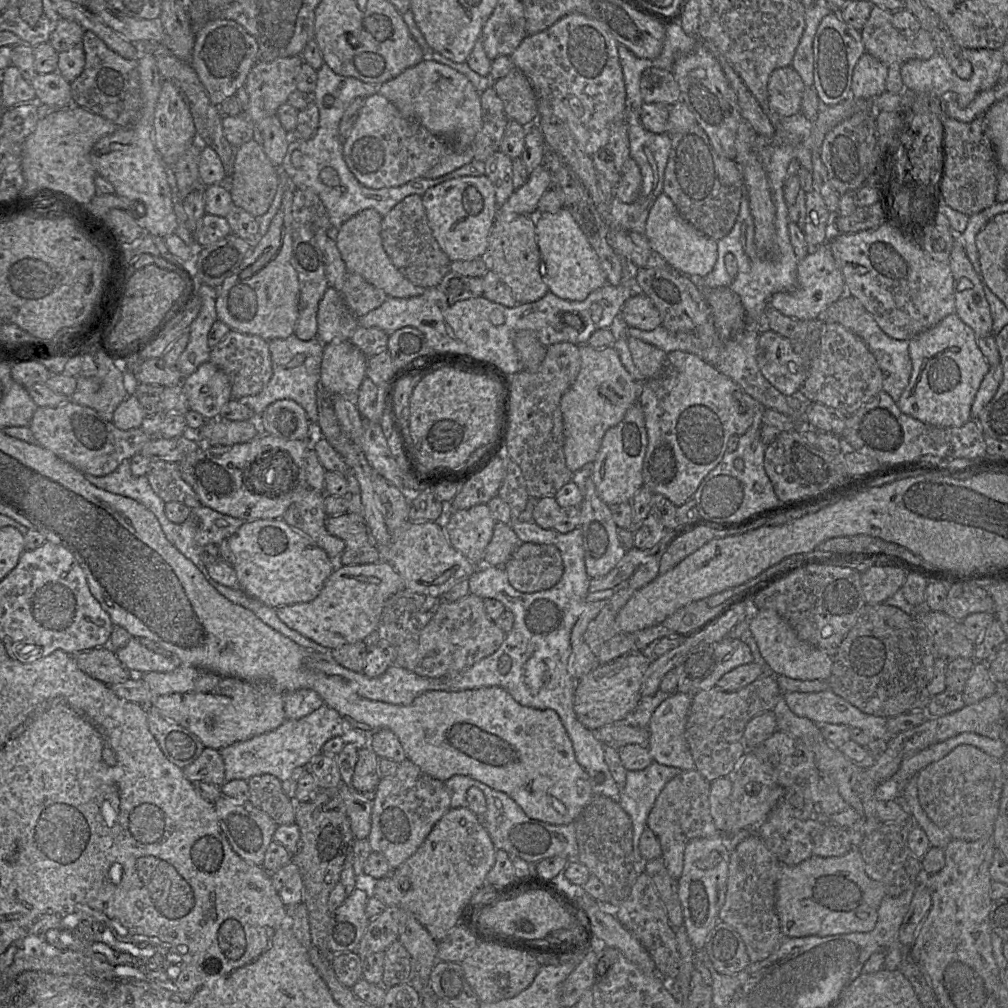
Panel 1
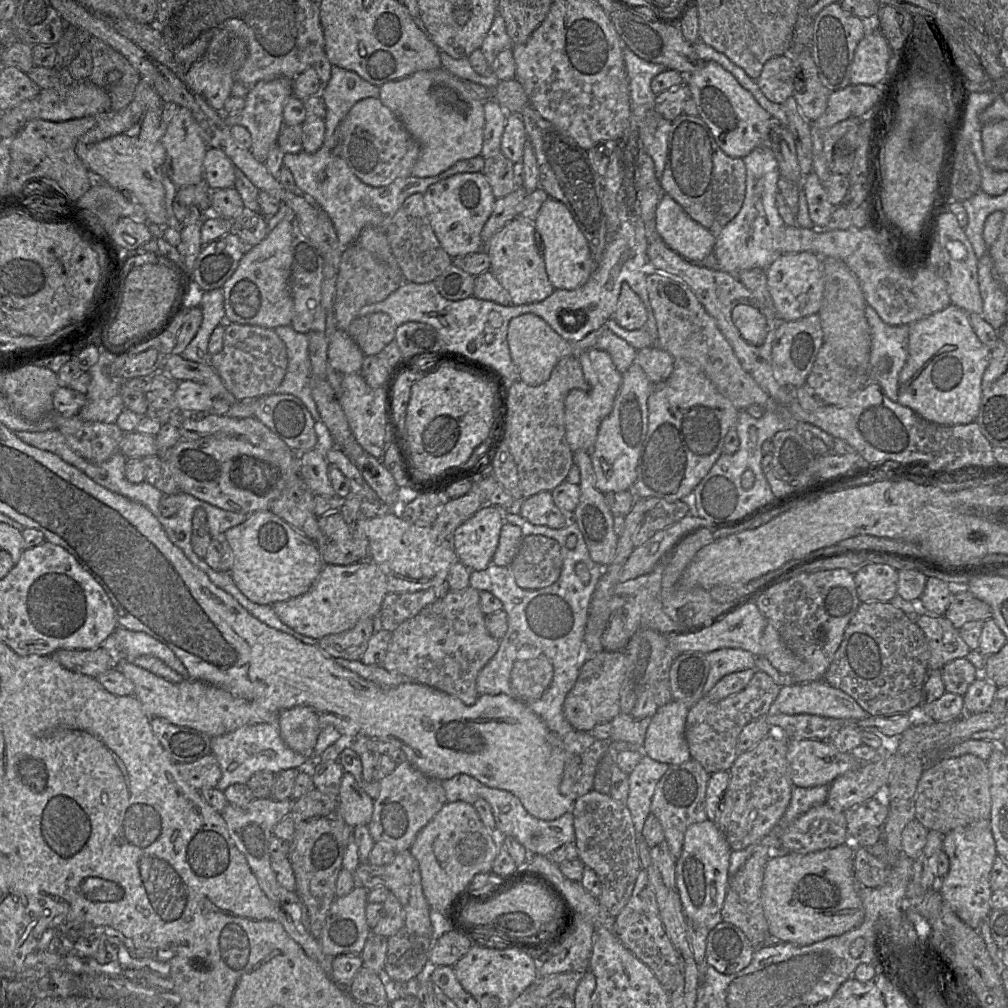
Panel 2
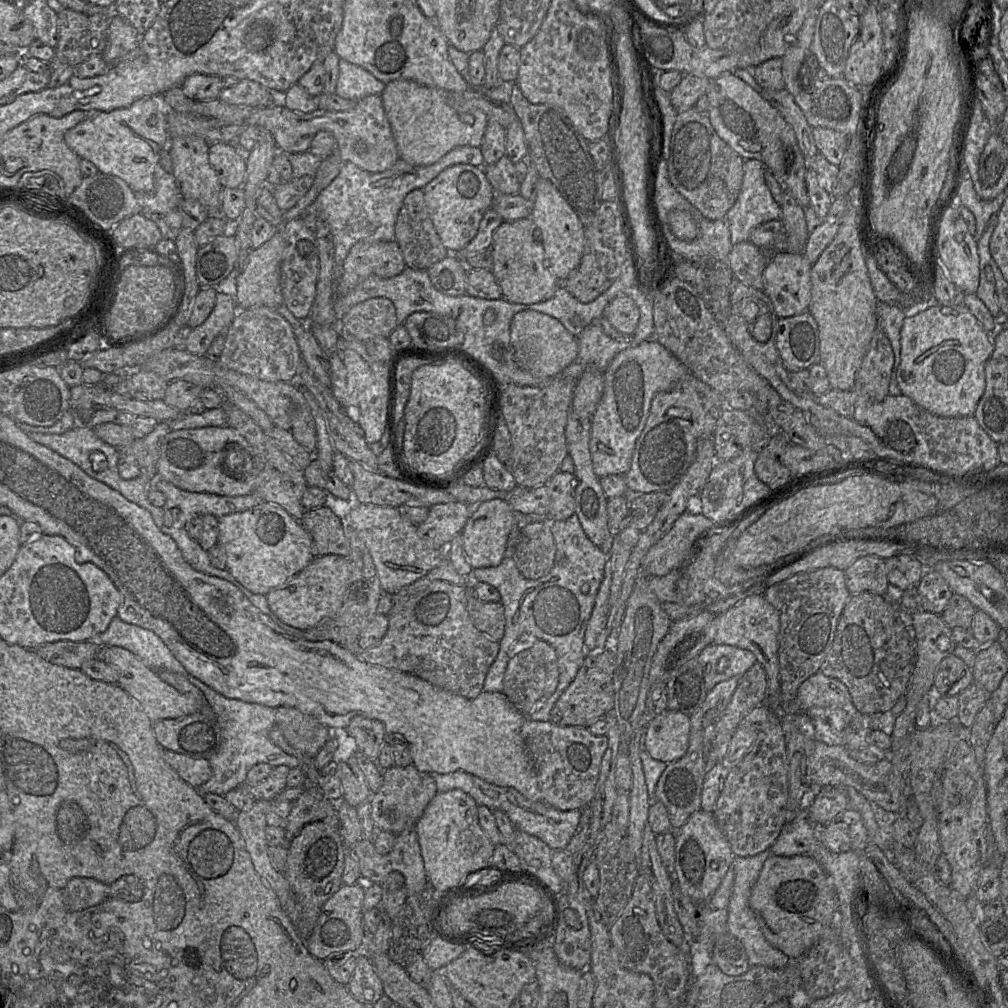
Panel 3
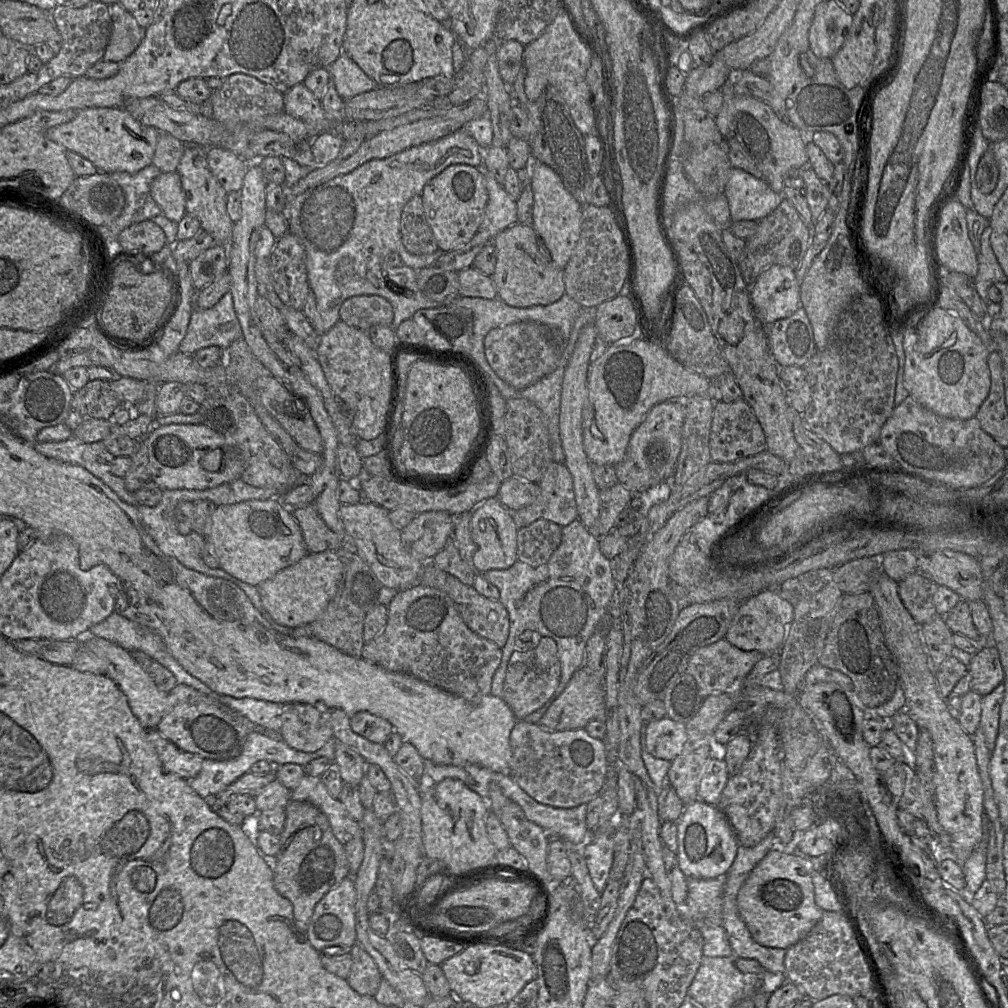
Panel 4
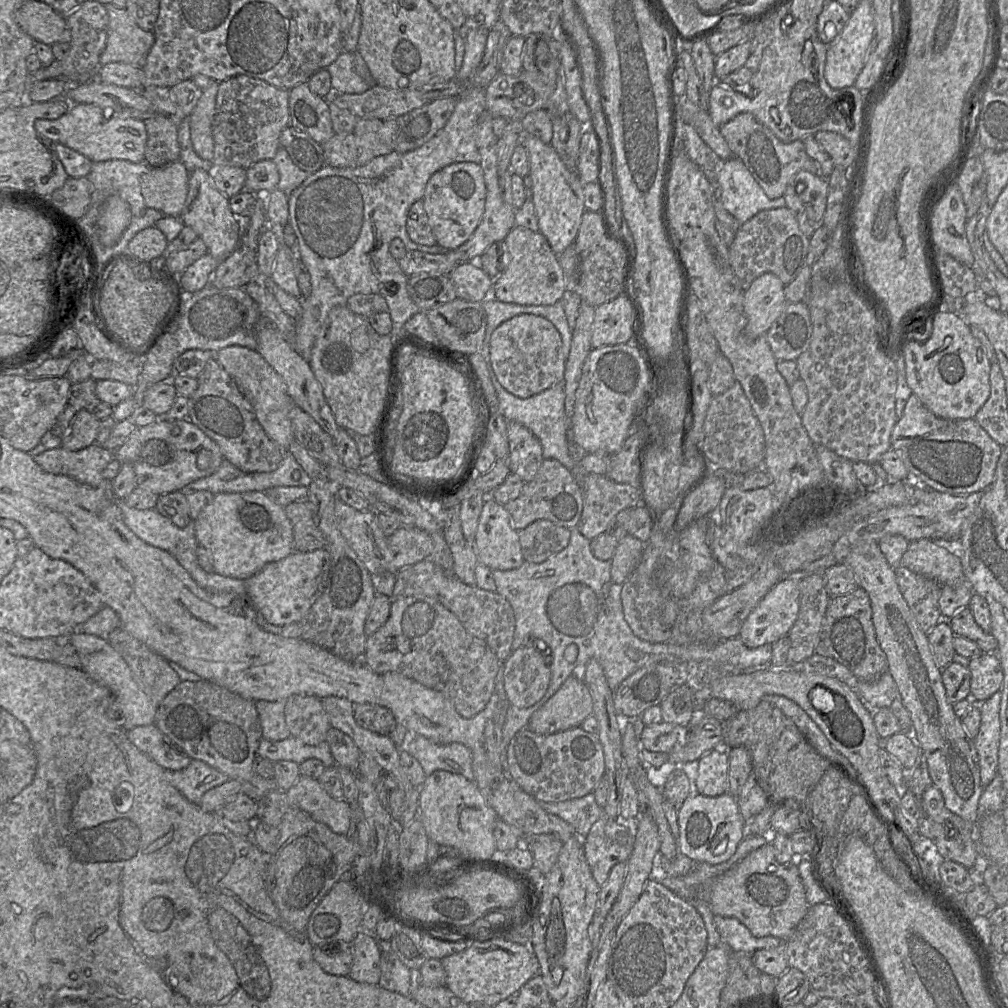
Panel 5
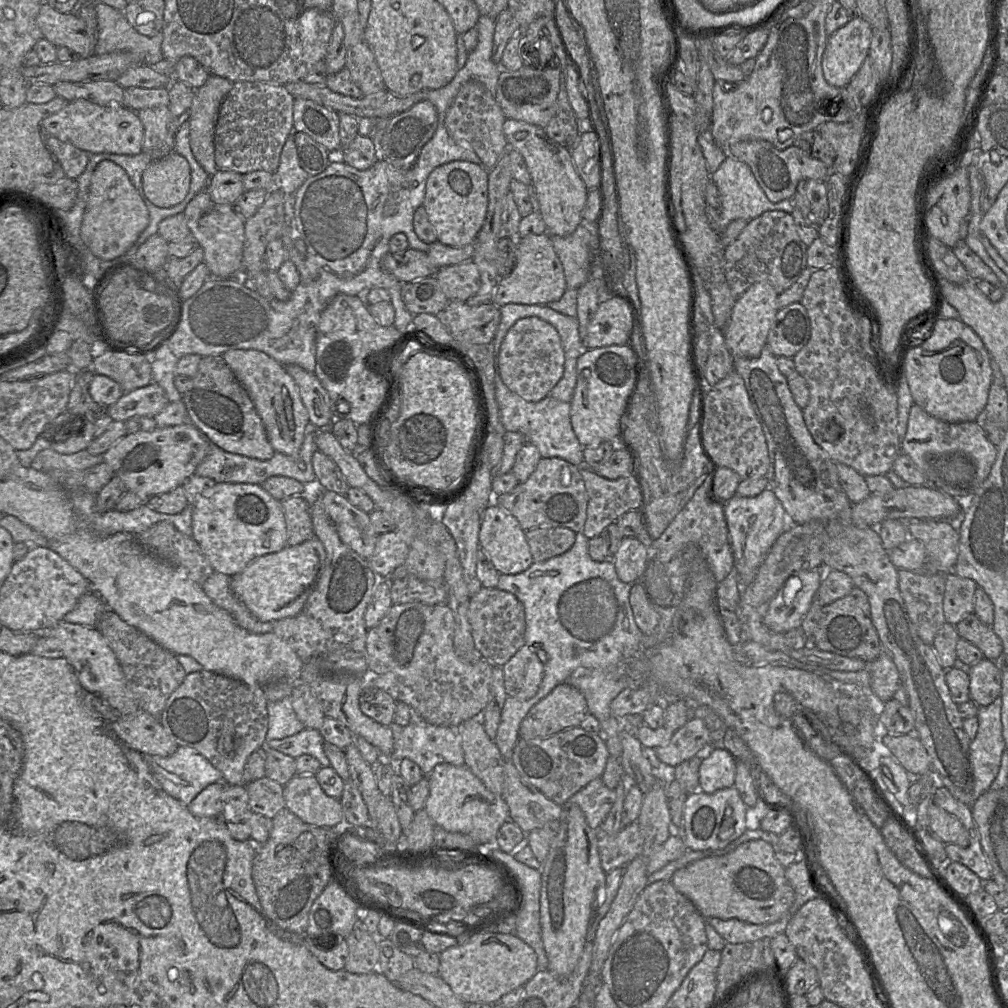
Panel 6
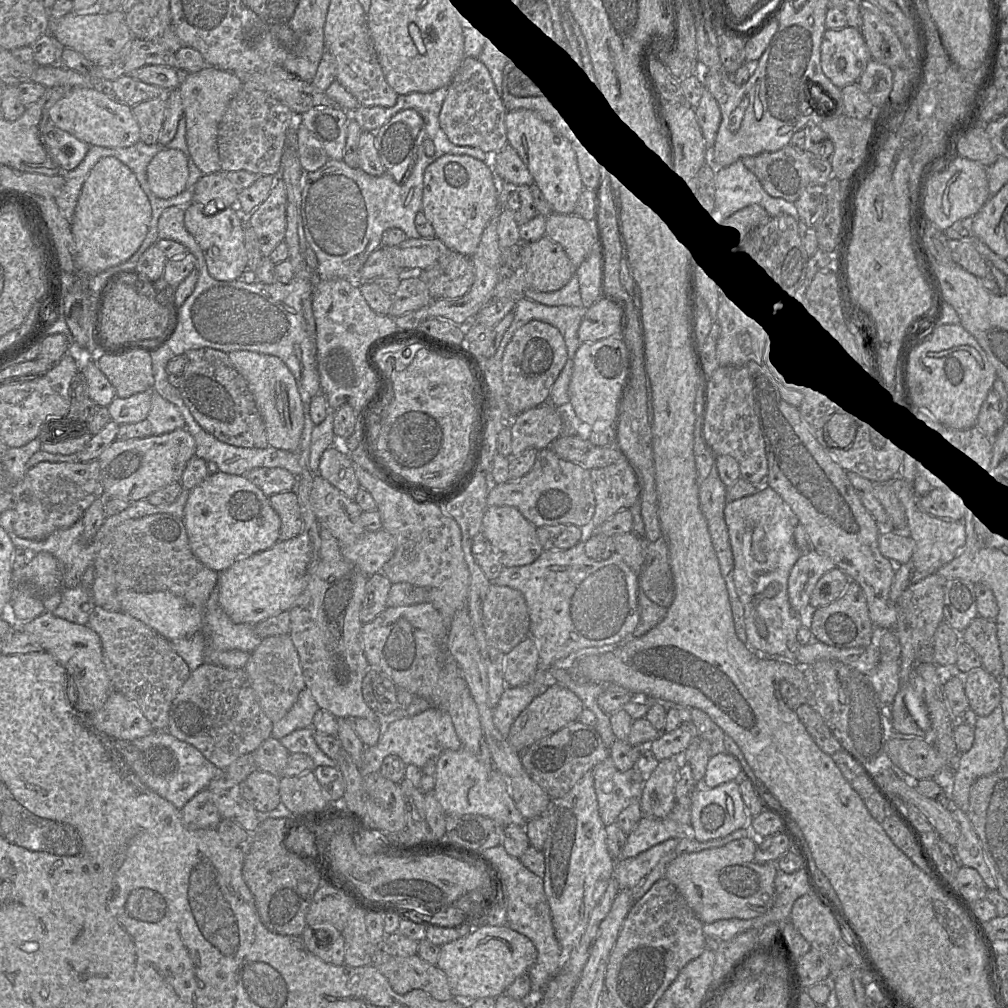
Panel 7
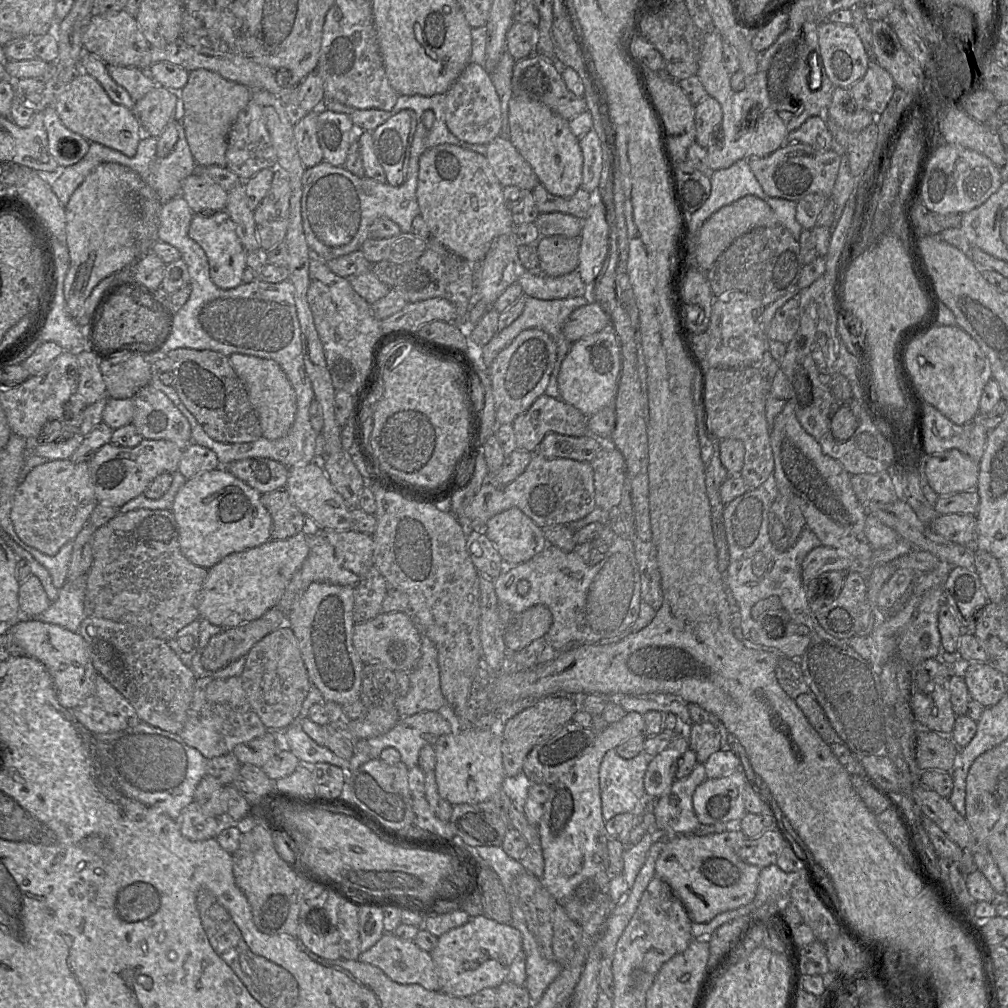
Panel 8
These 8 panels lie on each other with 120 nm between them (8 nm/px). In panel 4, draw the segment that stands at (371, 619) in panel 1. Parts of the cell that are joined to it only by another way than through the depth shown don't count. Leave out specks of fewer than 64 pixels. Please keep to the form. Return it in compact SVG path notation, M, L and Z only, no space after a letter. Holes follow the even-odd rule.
M332 551L308 553L296 564L278 572L257 587L264 609L279 625L296 628L312 623L326 609L342 580L342 558Z

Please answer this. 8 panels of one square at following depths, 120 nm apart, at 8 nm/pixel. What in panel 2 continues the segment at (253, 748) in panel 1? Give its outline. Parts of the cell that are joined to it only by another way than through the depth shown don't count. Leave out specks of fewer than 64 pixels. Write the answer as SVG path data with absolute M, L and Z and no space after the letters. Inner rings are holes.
M278 720L246 725L230 733L211 737L211 752L215 755L221 769L221 778L215 788L225 791L233 784L246 784L248 780L259 771L269 771L277 774L287 769L303 769L310 767L322 752L340 738L341 734L331 725L323 725L319 732L312 761L310 758L291 750L280 736Z

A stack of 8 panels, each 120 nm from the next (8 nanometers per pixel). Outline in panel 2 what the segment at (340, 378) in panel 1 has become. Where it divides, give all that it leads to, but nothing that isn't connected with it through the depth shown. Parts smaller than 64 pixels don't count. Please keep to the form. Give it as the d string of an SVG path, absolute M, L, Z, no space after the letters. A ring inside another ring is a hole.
M336 329L328 345L327 363L343 375L360 373L364 354L352 338Z

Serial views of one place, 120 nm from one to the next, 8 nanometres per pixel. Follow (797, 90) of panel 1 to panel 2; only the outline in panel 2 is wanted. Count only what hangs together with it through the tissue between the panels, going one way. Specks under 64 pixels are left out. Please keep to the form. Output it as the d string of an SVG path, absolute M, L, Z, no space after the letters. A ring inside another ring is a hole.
M790 54L769 59L756 82L767 99L782 104L793 96L795 66Z

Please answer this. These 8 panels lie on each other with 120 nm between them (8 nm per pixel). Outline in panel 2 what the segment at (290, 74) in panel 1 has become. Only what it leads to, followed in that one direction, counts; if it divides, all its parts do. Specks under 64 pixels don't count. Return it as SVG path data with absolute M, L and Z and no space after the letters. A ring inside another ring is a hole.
M277 77L270 80L261 80L248 88L245 104L241 110L233 111L224 116L226 123L244 126L251 135L251 152L254 157L265 163L270 148L277 144L280 130L283 126L283 107L287 99L293 95L293 79Z

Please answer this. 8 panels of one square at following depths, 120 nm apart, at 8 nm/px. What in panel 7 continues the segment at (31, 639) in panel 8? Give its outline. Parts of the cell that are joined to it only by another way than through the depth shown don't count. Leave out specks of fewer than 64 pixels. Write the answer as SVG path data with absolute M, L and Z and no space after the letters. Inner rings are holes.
M46 611L31 621L23 622L19 631L34 636L43 651L51 654L66 669L76 686L75 707L79 711L94 713L104 705L113 688L103 662L101 640L95 631L86 625L69 622Z

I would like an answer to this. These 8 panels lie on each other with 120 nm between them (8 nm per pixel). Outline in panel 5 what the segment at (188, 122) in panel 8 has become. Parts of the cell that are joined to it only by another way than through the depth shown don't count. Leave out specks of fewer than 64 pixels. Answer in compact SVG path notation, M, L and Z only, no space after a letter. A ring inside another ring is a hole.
M213 81L203 90L195 108L189 115L193 148L203 160L212 162L214 155L213 121L219 82Z

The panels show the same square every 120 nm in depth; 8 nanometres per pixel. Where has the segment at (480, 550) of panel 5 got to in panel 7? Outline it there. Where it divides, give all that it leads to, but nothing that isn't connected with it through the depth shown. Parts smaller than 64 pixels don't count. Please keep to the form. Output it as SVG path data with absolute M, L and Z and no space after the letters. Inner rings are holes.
M490 506L487 507L484 513L481 533L498 553L502 566L511 568L529 565L543 552L536 535L536 529L516 508L511 506Z

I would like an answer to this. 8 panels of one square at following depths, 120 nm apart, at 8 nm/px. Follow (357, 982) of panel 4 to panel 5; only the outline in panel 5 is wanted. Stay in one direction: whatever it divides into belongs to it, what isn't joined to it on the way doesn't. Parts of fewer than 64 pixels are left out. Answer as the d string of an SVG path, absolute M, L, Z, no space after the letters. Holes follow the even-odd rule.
M361 929L350 947L353 953L353 964L349 977L359 983L378 984L381 943L375 935Z

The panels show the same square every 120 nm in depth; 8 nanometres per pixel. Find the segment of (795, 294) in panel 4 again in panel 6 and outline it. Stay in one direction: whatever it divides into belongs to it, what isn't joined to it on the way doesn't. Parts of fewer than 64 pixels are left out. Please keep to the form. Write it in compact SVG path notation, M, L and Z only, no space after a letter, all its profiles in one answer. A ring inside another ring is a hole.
M766 281L751 285L736 299L728 324L722 330L726 346L733 358L756 358L767 344L767 336L772 327L778 307L778 295Z

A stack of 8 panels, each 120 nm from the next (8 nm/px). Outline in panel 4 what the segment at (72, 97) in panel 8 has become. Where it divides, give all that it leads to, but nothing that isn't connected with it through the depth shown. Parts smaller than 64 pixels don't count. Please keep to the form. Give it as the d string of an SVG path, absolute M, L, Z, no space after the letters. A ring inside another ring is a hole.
M90 107L78 110L70 122L49 128L46 135L89 160L100 172L135 174L152 164L160 131L143 125L123 107Z

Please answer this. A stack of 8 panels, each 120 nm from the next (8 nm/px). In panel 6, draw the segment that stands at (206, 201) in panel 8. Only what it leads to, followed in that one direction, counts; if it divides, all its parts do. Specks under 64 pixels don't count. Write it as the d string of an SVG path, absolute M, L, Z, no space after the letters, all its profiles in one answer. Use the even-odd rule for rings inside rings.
M221 169L210 176L206 190L214 202L231 205L245 191L241 174Z

